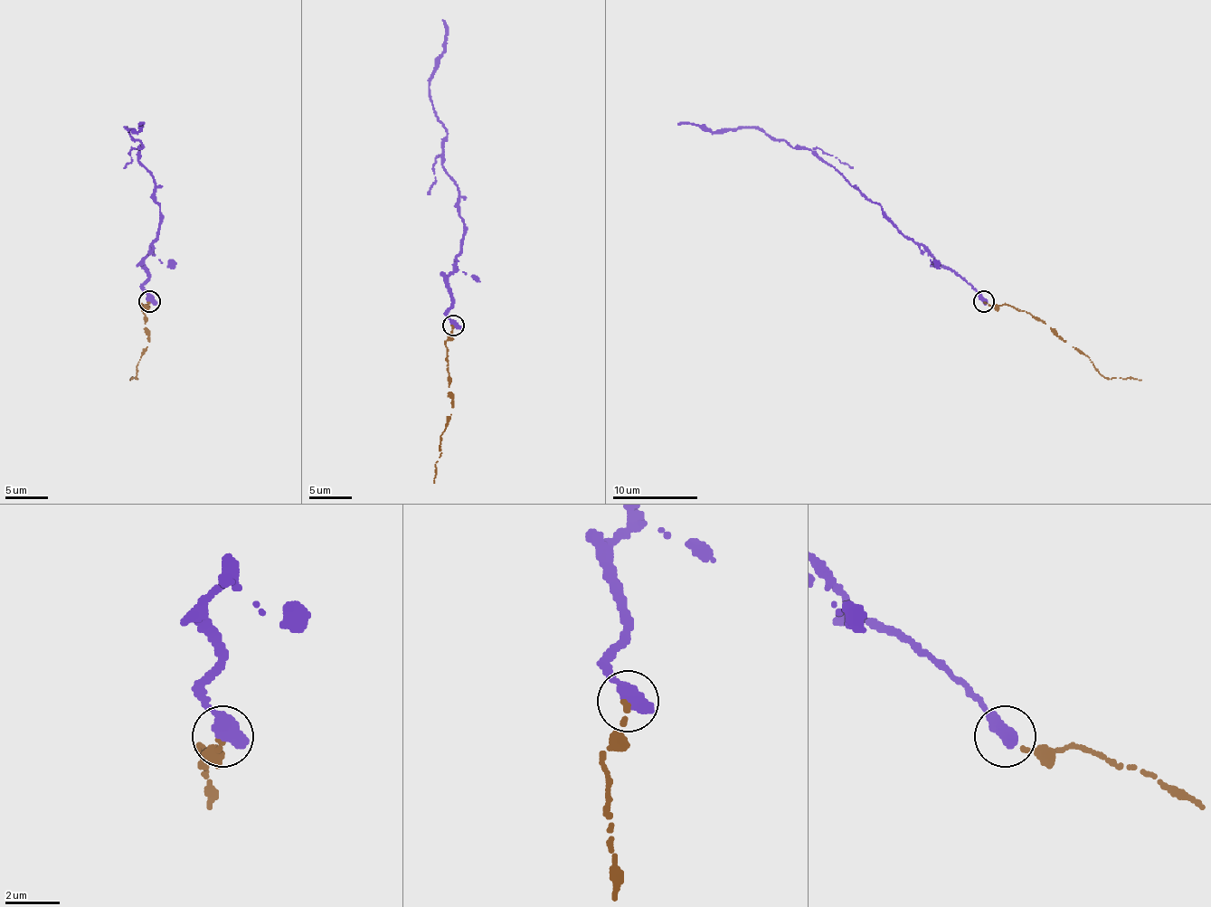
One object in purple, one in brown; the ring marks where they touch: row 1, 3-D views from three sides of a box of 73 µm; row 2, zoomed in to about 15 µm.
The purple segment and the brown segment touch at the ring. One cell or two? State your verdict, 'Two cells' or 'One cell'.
Two cells

